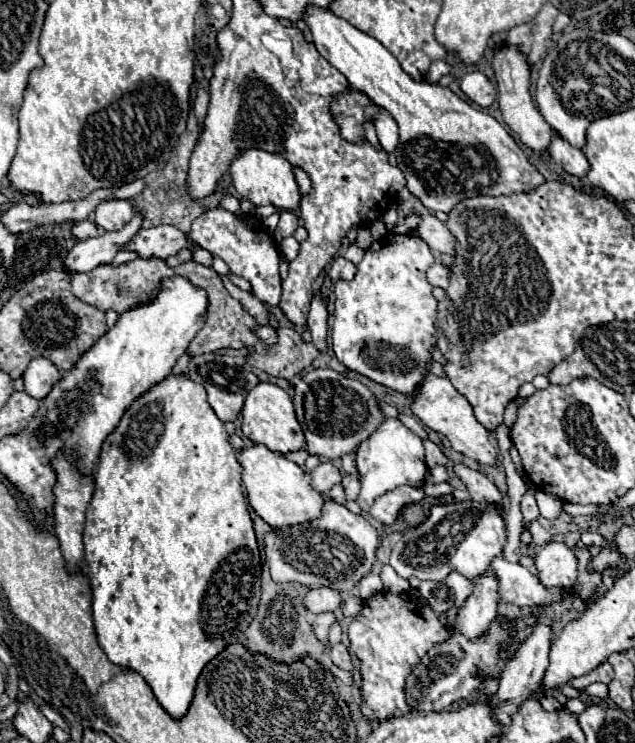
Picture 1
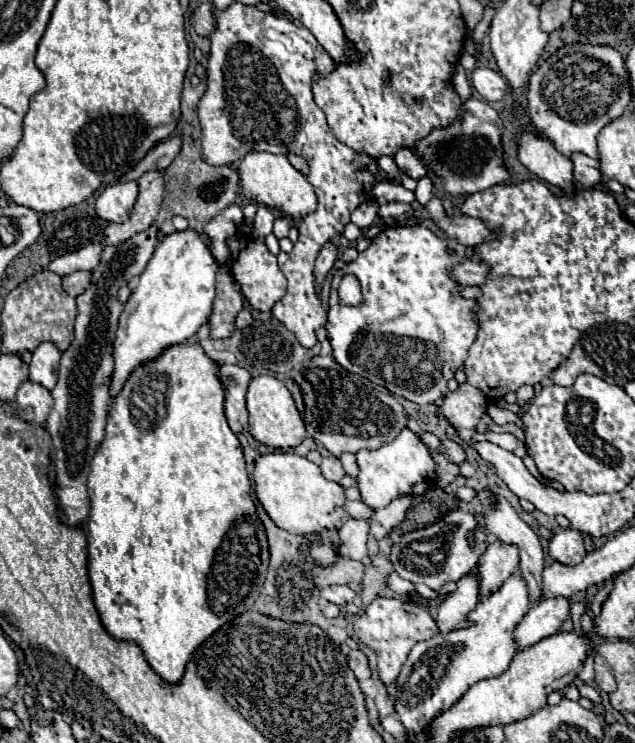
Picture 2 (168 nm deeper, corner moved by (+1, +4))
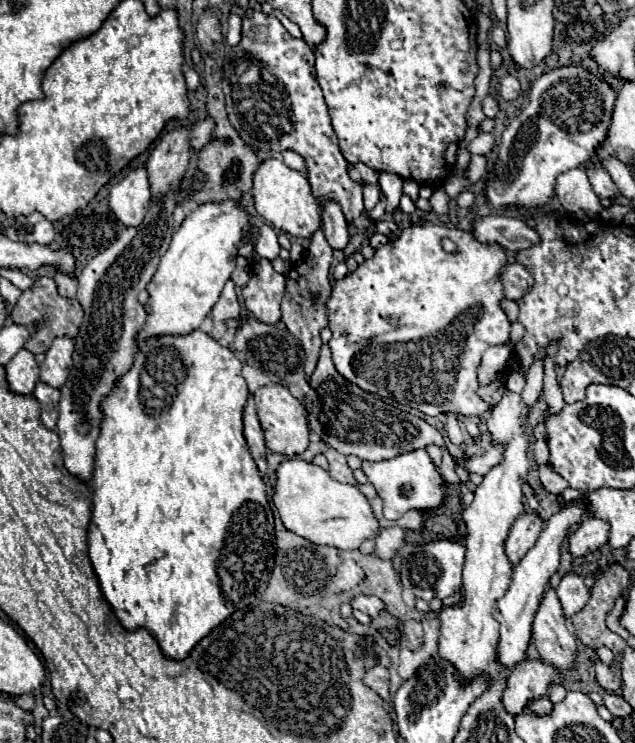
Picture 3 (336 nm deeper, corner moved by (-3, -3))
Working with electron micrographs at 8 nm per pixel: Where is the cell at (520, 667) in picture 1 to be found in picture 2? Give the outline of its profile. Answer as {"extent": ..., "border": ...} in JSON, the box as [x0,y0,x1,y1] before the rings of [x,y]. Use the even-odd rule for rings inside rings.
{"extent":[514,597,570,649],"border":[[[556,597],[556,599],[546,599],[540,601],[540,605],[530,607],[530,611],[524,615],[524,619],[518,623],[514,629],[514,641],[516,649],[526,649],[544,637],[554,635],[562,621],[568,617],[570,611],[570,601]]]}

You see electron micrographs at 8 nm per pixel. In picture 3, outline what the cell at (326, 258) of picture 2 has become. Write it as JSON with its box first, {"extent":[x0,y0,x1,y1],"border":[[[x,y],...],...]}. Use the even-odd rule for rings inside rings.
{"extent":[320,200,348,250],"border":[[[324,200],[320,204],[320,216],[322,216],[322,230],[328,240],[328,244],[334,250],[342,250],[348,244],[348,222],[344,220],[340,204],[336,200]]]}

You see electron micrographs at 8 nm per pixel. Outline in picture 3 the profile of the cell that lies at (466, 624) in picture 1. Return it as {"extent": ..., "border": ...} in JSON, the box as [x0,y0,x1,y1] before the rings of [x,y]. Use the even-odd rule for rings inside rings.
{"extent":[506,512,544,564],"border":[[[526,512],[512,524],[506,540],[506,554],[512,564],[518,564],[524,558],[524,554],[536,544],[542,528],[544,520],[538,512]]]}

